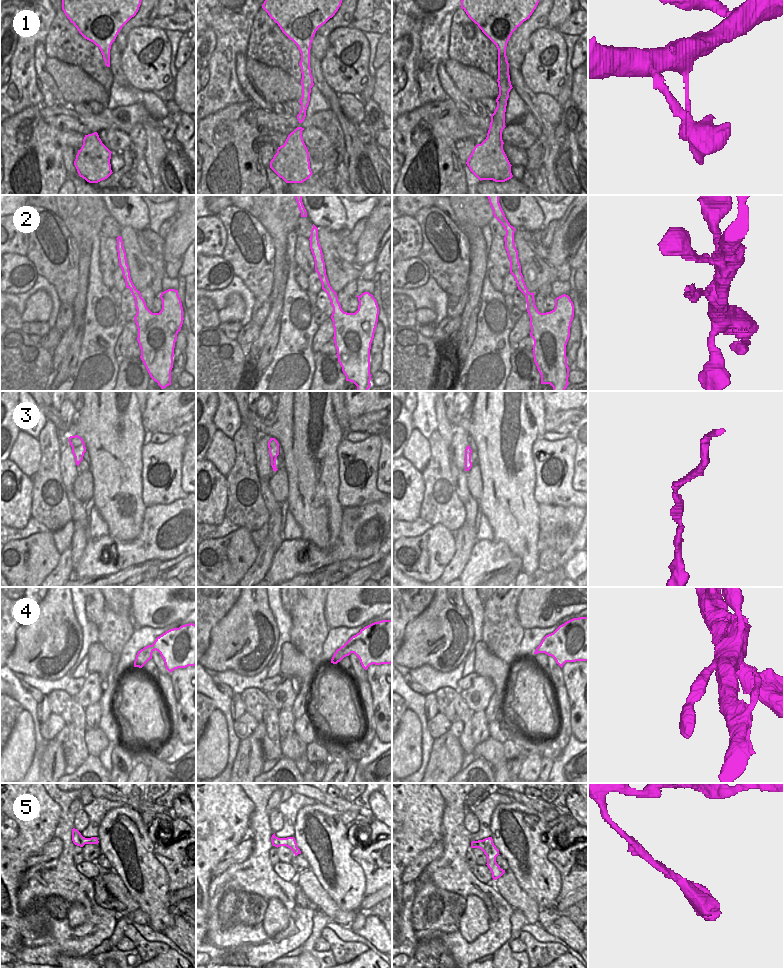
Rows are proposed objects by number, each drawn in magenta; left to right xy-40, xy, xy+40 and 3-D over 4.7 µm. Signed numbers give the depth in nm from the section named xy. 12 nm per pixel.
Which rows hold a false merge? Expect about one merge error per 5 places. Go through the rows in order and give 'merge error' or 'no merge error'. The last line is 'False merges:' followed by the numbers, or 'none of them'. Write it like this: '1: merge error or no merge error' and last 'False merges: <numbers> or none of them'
1: no merge error
2: merge error
3: no merge error
4: no merge error
5: no merge error
False merges: 2

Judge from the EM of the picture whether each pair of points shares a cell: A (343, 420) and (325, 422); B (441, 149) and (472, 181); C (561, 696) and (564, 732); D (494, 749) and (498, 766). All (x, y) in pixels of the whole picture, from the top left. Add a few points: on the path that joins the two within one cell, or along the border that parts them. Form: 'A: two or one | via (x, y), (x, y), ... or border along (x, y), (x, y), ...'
A: two | border along (331, 401), (336, 421), (342, 430)
B: two | border along (462, 165), (467, 184)
C: one | via (563, 705), (564, 723)
D: one | via (494, 753), (498, 762)

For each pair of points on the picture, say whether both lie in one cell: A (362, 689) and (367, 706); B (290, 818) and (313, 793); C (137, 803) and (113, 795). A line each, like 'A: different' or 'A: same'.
A: same
B: different
C: same

